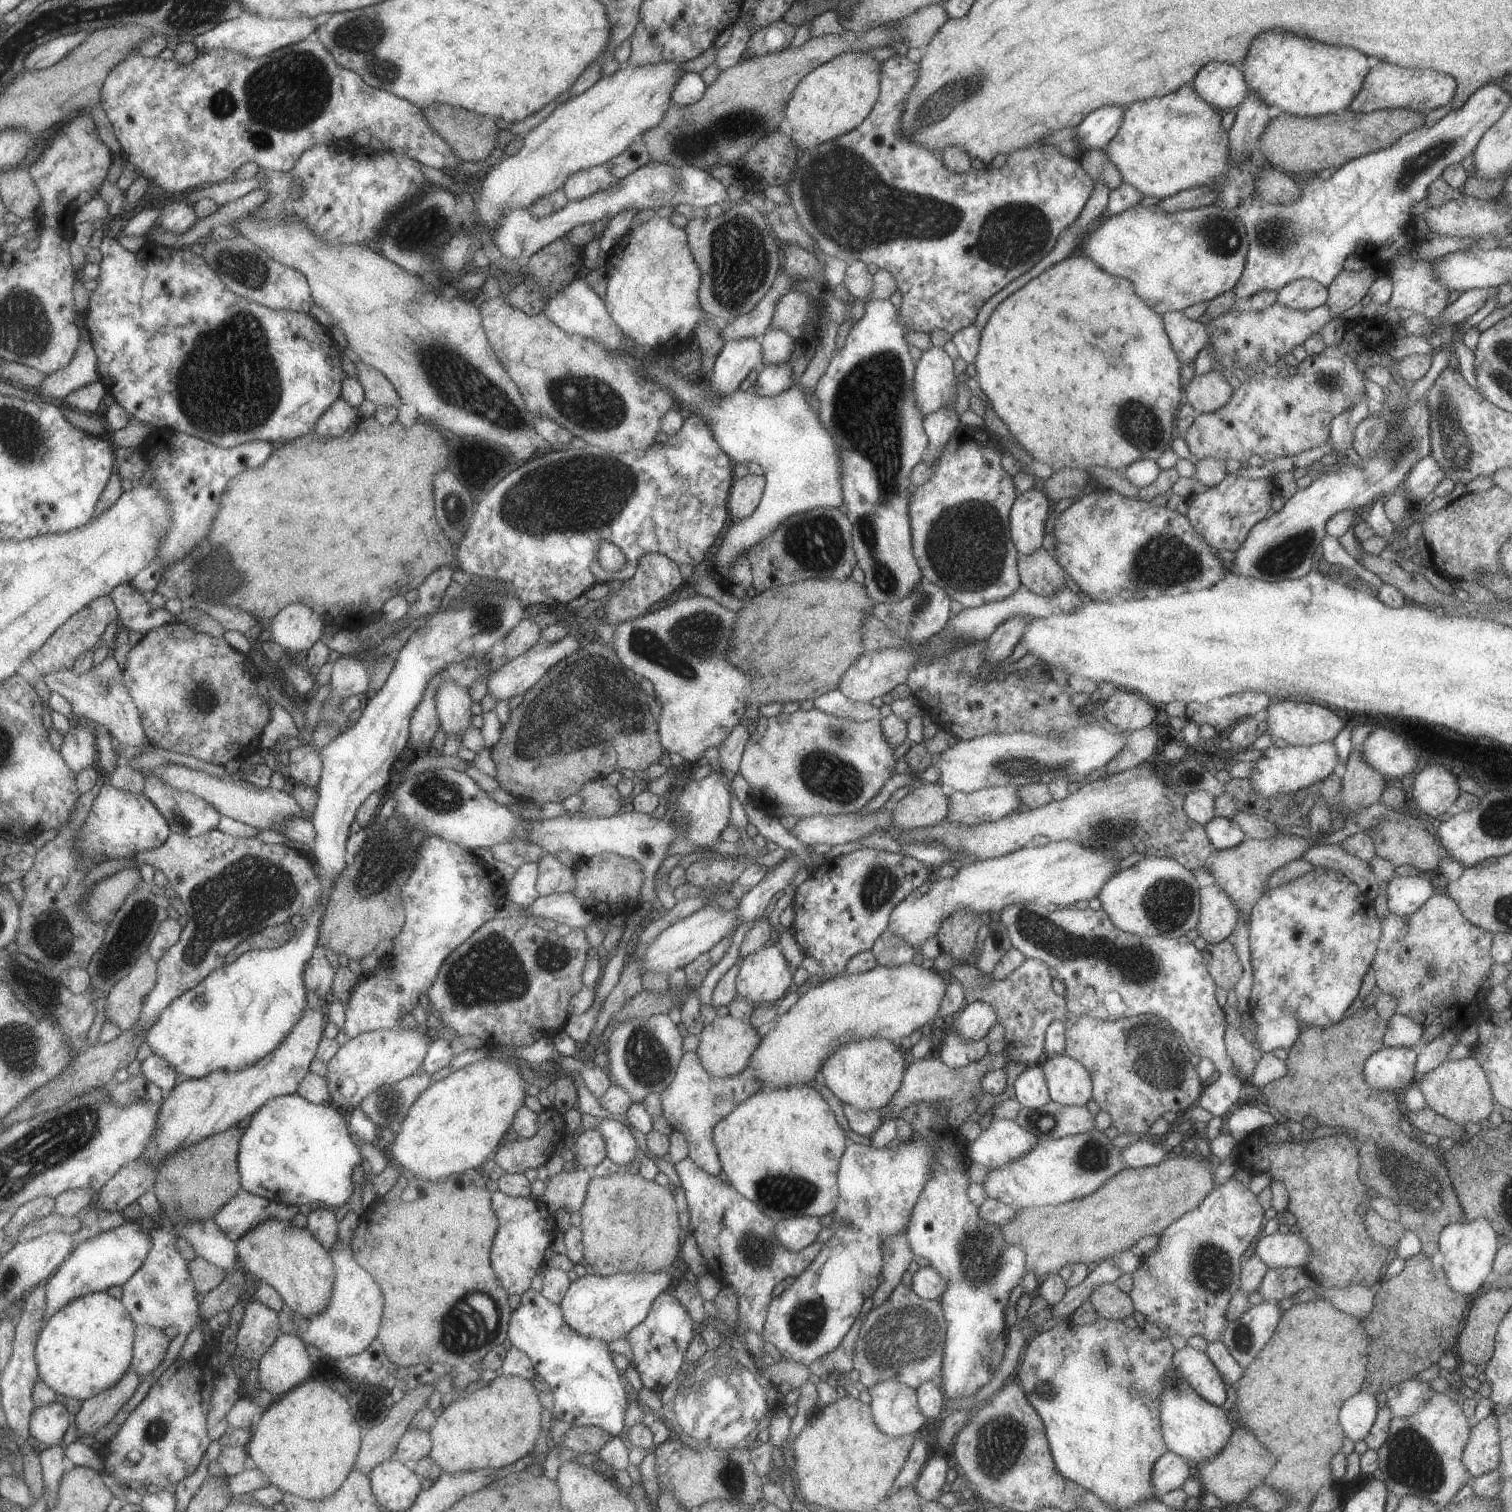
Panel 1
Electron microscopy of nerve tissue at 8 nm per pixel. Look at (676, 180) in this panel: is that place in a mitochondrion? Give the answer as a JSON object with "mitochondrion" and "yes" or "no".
{"mitochondrion":"yes"}

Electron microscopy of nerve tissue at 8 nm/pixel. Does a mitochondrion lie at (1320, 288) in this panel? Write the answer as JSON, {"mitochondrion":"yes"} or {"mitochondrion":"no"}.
{"mitochondrion":"no"}

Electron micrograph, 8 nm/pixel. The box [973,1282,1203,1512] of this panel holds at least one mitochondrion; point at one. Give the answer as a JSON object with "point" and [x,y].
{"point":[999,1441]}

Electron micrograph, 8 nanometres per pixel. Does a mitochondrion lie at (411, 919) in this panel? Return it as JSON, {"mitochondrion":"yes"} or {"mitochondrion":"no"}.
{"mitochondrion":"no"}

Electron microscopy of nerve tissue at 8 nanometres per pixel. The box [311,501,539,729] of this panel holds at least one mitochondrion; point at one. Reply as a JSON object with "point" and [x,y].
{"point":[488,617]}

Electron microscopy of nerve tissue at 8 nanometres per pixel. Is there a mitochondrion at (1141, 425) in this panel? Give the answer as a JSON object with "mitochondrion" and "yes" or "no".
{"mitochondrion":"yes"}

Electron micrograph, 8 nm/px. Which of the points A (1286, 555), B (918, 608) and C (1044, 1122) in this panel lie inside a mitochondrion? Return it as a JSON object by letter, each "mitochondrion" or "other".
{"A":"mitochondrion","B":"mitochondrion","C":"mitochondrion"}

